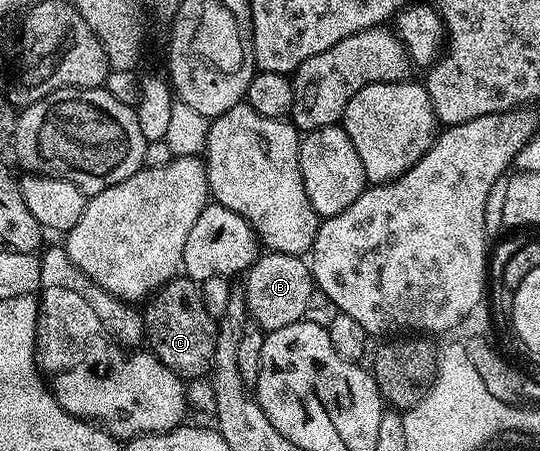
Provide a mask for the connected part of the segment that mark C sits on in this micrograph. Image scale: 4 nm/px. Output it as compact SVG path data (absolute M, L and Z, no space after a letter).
M186 275L172 278L151 296L145 304L143 315L147 346L164 366L183 381L199 380L209 374L217 322L206 311L197 282Z

